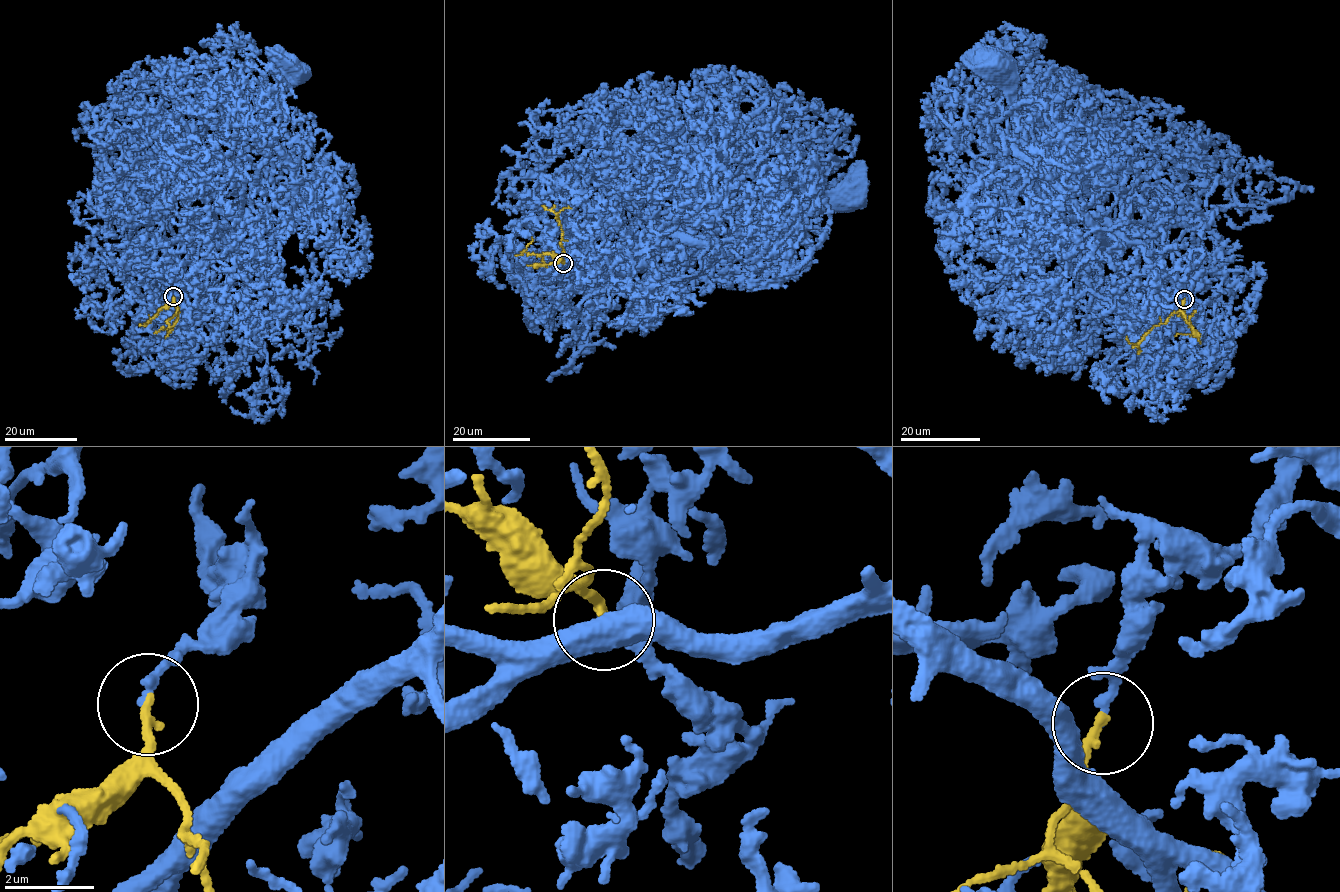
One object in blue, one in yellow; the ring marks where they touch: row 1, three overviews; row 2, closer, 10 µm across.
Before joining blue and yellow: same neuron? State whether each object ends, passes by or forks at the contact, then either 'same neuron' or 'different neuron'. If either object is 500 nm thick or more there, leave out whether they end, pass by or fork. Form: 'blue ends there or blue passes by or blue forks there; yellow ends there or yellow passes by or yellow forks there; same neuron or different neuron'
blue ends there; yellow ends there; different neuron

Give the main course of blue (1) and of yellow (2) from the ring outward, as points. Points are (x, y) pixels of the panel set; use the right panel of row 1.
1: (1184, 298), (1204, 269), (1185, 257), (1190, 231), (1098, 241), (1084, 209), (1018, 149), (1014, 99), (992, 66)
2: (1184, 299), (1180, 310), (1148, 330), (1139, 343), (1138, 354)

